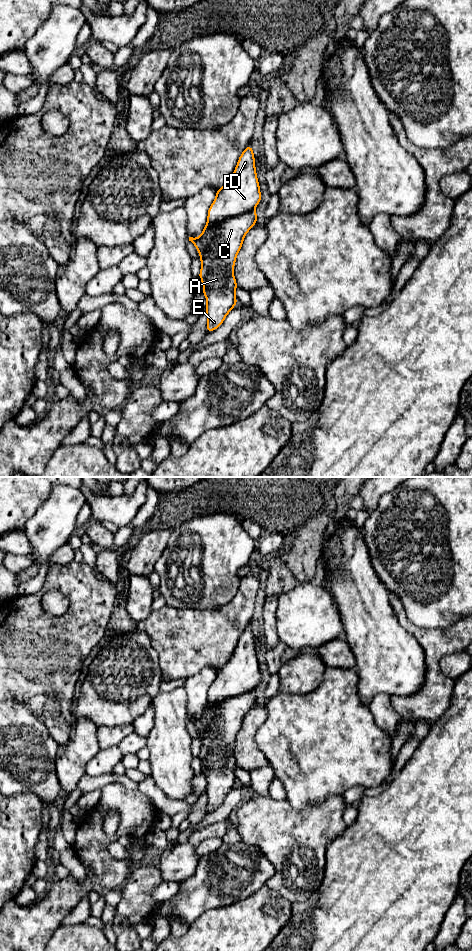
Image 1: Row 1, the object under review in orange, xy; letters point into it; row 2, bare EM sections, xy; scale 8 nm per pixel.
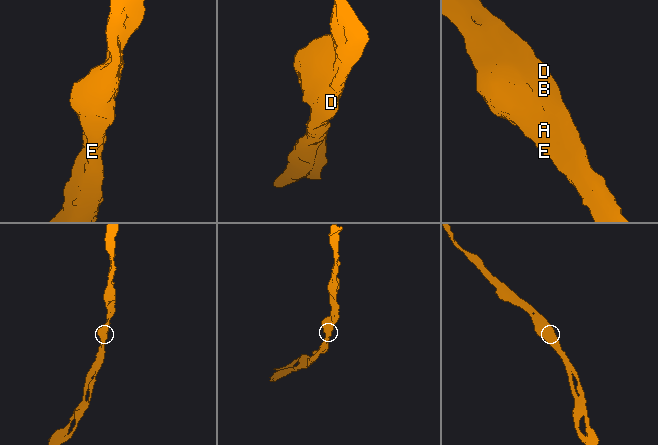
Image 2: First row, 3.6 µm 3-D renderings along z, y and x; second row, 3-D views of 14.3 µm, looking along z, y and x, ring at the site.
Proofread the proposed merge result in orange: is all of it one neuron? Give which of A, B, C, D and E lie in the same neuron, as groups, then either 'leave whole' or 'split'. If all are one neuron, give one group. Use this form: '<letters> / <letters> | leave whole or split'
A B C D E | leave whole

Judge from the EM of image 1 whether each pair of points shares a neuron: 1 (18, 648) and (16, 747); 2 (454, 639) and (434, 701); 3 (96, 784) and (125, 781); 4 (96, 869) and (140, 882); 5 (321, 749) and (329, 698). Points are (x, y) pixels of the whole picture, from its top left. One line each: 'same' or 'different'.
1: different
2: same
3: same
4: different
5: same

